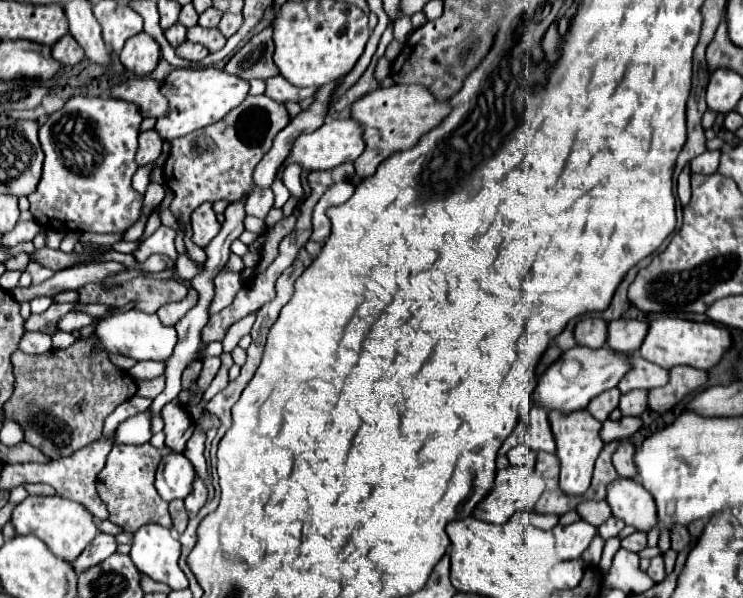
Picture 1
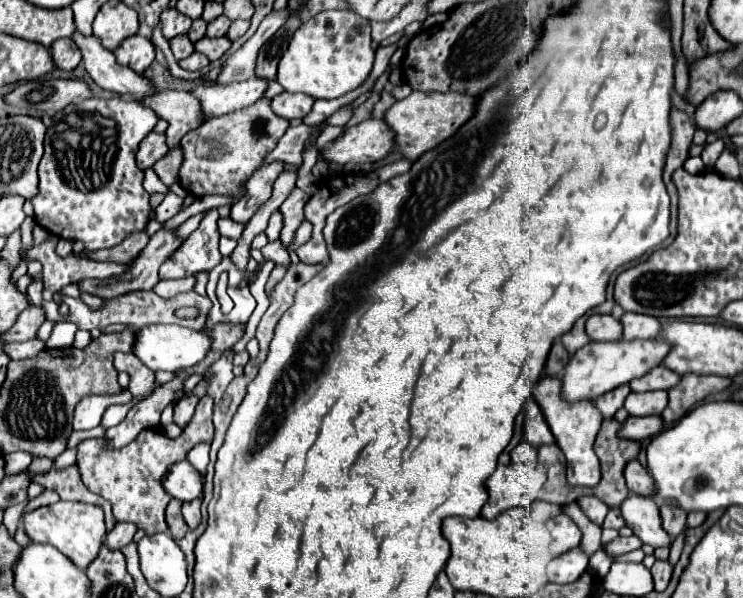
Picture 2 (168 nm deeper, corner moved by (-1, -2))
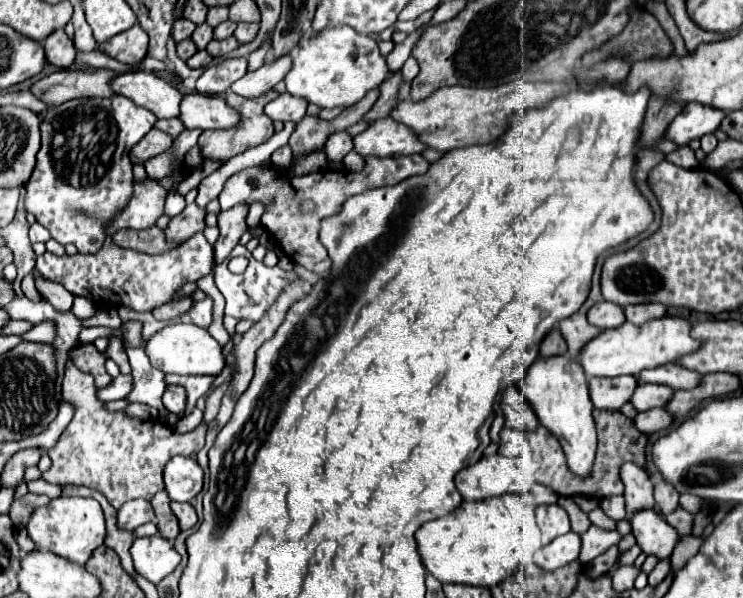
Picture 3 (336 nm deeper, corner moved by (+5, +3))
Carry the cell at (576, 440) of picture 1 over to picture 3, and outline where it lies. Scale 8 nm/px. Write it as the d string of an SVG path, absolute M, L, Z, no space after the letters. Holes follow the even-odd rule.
M538 358L528 370L526 378L518 382L520 392L532 404L540 424L548 428L560 442L568 468L576 476L590 476L596 454L596 424L592 418L592 400L588 396L588 382L576 360L570 358Z

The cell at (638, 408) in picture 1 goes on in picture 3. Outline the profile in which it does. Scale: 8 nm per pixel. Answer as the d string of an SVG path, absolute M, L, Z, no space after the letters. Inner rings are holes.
M640 384L630 402L632 406L638 410L638 412L646 412L650 408L656 408L656 406L664 406L668 400L670 400L670 394L674 390L670 386L660 386L660 384Z

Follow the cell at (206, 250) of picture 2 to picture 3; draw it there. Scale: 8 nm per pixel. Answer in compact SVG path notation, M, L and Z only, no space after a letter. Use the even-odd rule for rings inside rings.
M202 232L182 242L176 250L156 256L146 256L136 250L118 248L108 238L106 244L96 254L78 252L72 256L70 254L56 256L52 252L44 252L36 262L36 268L44 274L44 278L60 282L72 294L92 298L98 308L126 304L134 310L154 310L166 304L184 282L196 282L198 278L212 272L214 248L210 246Z

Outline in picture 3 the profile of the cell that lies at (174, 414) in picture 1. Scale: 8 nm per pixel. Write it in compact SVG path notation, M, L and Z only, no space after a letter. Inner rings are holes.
M168 386L164 392L164 406L168 412L182 416L186 410L186 390L182 386Z

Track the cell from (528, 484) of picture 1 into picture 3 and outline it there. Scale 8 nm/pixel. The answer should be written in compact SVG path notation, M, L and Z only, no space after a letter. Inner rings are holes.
M500 454L482 456L474 466L468 466L456 474L456 484L464 500L472 500L472 502L502 496L502 494L524 494L536 482L534 478L536 470L538 464L530 456L518 456L518 458L506 458Z

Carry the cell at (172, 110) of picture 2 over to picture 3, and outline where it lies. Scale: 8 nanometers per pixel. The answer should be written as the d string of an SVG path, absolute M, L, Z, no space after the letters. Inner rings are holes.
M194 92L182 96L178 120L184 128L230 128L238 122L238 112L228 108L224 96Z

